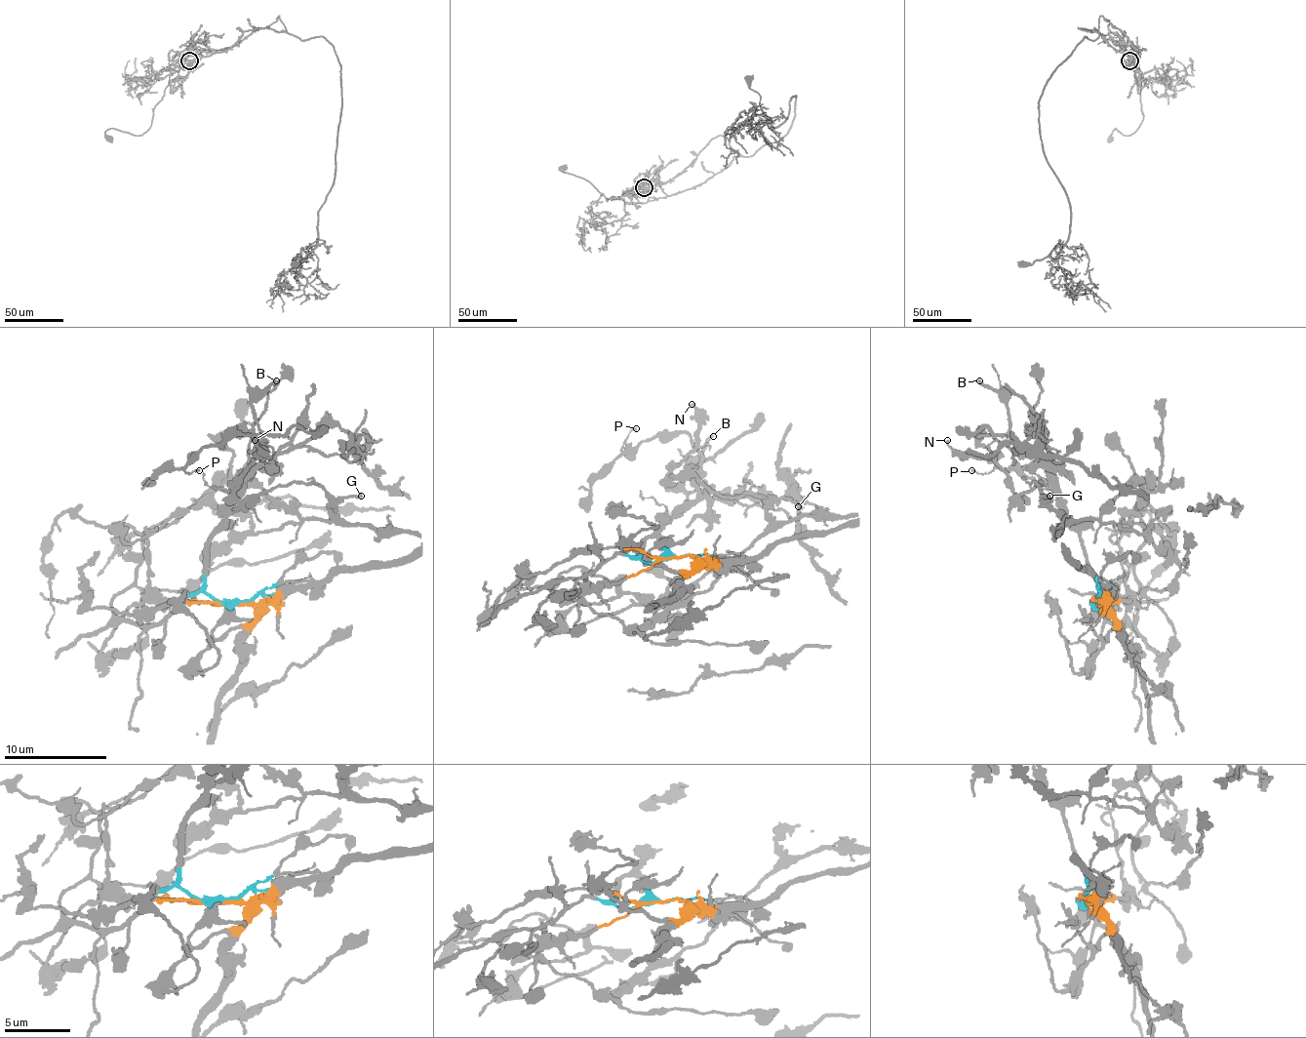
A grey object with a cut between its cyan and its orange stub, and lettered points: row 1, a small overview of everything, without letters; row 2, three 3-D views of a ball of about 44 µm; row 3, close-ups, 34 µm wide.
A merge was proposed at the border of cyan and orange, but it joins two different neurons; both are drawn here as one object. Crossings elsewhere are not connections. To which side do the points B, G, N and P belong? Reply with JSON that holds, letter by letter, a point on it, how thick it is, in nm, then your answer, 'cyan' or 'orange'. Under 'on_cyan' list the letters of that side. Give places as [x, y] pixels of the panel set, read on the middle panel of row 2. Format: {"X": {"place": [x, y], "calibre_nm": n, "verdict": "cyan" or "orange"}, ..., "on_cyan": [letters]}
{"B": {"place": [713, 436], "calibre_nm": 240, "verdict": "cyan"}, "G": {"place": [798, 506], "calibre_nm": 240, "verdict": "orange"}, "N": {"place": [692, 404], "calibre_nm": 180, "verdict": "orange"}, "P": {"place": [636, 428], "calibre_nm": 120, "verdict": "cyan"}, "on_cyan": ["B", "P"]}

